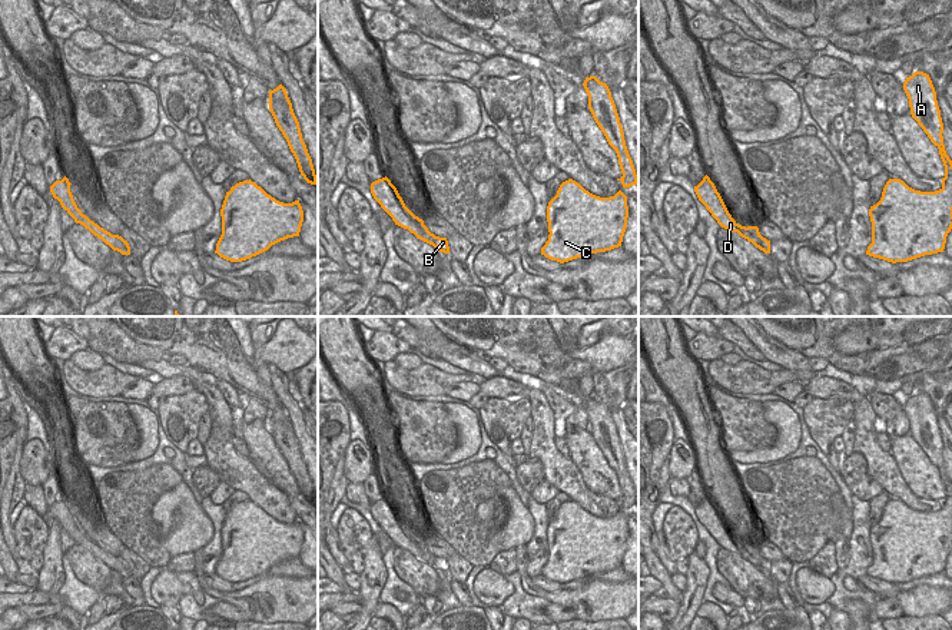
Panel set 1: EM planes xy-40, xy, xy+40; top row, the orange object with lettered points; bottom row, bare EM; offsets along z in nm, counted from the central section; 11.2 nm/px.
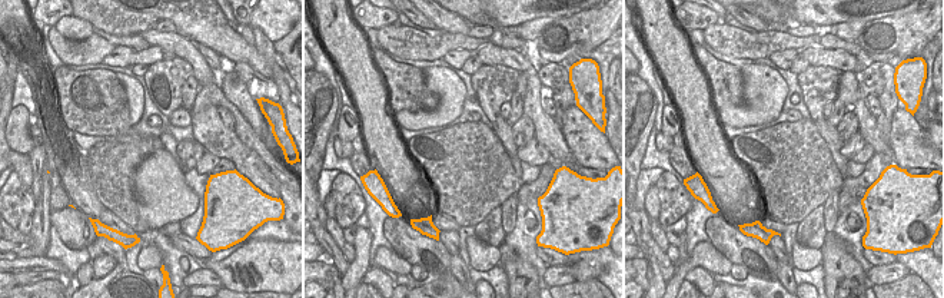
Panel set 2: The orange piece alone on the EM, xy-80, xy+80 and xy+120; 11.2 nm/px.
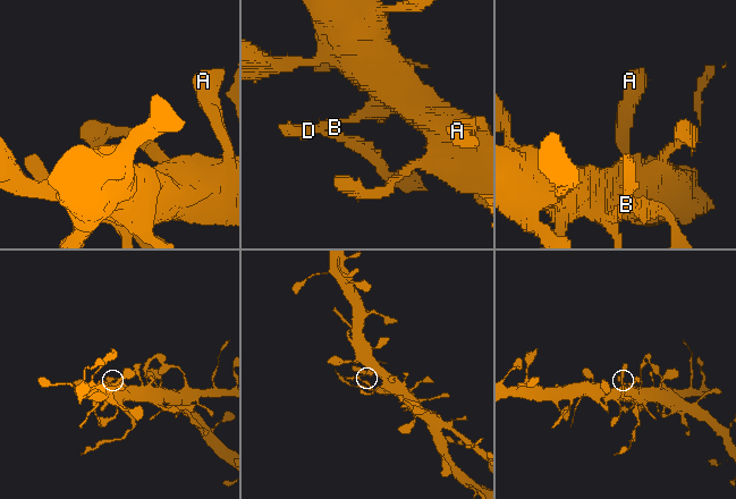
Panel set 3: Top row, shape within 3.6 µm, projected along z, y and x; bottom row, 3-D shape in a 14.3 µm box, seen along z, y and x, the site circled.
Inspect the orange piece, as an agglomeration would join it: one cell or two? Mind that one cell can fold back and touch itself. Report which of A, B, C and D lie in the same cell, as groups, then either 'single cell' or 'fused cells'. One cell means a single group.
A C D / B; fused cells

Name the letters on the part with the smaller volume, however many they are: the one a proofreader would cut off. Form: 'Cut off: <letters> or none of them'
Cut off: B

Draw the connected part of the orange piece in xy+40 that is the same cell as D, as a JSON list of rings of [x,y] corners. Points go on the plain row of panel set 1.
[[[706,495],[703,501],[694,507],[694,513],[699,521],[706,527],[706,530],[711,534],[711,537],[717,541],[717,544],[729,550],[732,553],[737,553],[742,558],[746,558],[747,548],[739,546],[732,536],[729,534],[720,514],[717,513],[714,504]]]

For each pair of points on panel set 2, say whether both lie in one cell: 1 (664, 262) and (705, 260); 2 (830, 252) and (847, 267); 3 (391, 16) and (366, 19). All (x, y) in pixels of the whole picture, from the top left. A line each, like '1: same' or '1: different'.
1: different
2: same
3: same

